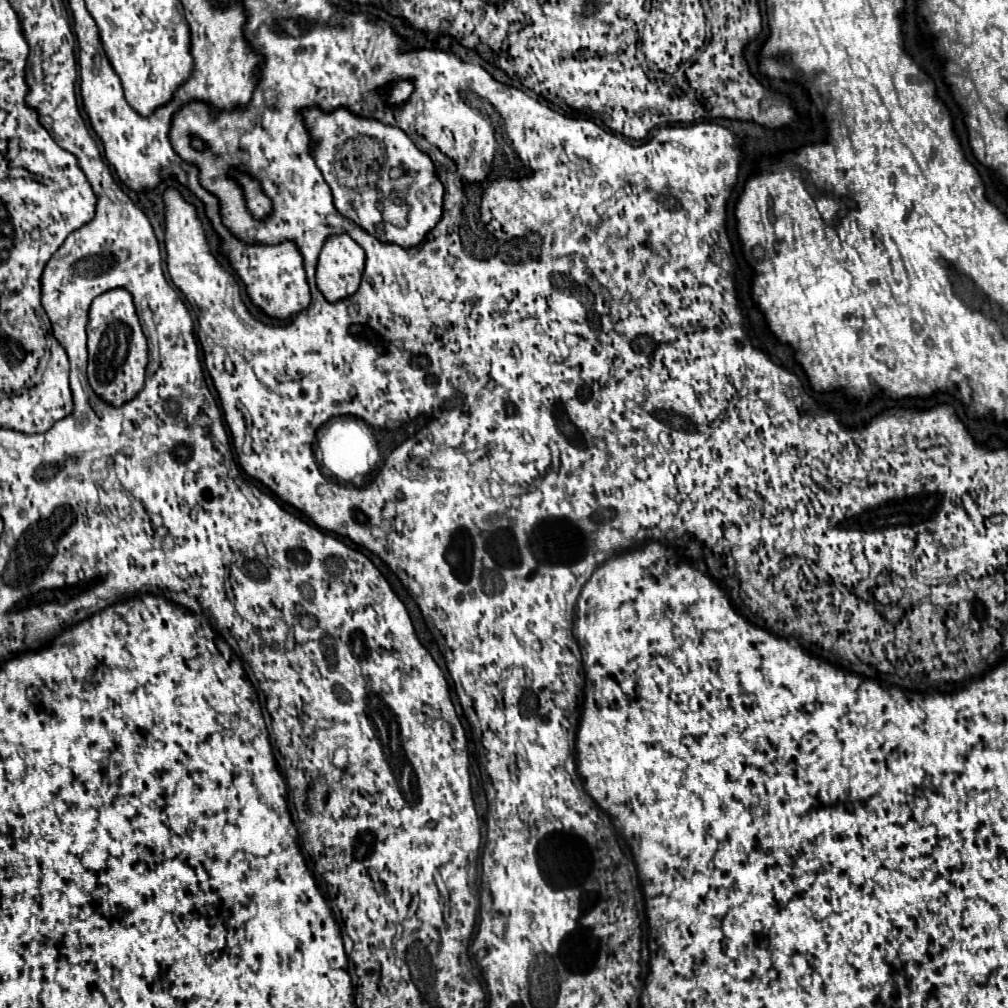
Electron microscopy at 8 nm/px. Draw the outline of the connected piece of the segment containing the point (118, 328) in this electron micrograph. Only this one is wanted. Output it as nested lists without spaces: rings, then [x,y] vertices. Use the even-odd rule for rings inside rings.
[[[112,289],[110,293],[96,297],[89,309],[86,331],[90,351],[88,375],[92,375],[90,385],[96,389],[96,395],[104,397],[116,407],[130,401],[144,385],[148,361],[146,337],[138,323],[130,293],[126,293],[126,289]]]

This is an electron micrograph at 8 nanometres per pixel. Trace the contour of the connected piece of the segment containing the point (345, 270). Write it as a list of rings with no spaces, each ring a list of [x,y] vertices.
[[[330,235],[324,241],[316,283],[328,301],[340,301],[356,293],[364,271],[364,249],[348,235]]]

